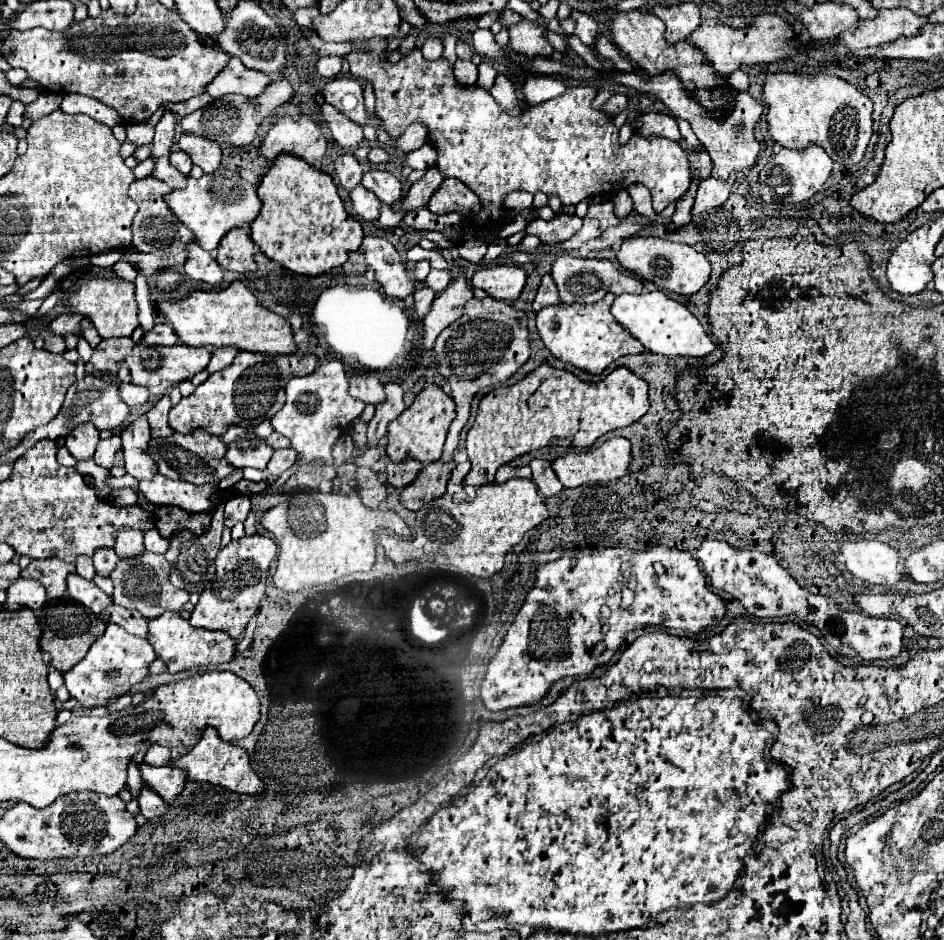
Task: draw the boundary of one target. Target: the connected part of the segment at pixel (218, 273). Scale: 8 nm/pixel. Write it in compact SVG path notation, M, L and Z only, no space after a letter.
M191 243L187 251L189 251L189 259L185 261L185 275L191 281L219 287L223 283L223 269L217 265L211 253L201 249L197 243Z

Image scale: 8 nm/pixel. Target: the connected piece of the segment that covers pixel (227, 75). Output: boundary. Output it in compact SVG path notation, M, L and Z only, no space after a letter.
M231 57L225 71L221 71L221 75L217 75L213 83L209 83L209 89L205 89L205 93L215 99L229 93L251 99L251 97L261 95L269 83L271 83L269 75L247 69L237 57Z

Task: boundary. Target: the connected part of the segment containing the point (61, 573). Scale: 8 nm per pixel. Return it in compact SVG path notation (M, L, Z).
M35 559L27 569L23 569L25 579L39 579L45 587L47 597L57 601L67 597L67 575L75 573L73 563L65 563L61 559Z

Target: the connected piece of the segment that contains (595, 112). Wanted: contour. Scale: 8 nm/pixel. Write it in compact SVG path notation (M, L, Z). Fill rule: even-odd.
M369 39L369 41L361 41L361 43L367 43L371 47L371 51L353 51L347 55L347 61L351 65L351 75L357 77L357 79L365 79L365 81L371 81L373 87L375 87L375 95L377 95L377 105L375 105L375 113L377 117L383 121L383 125L387 127L387 133L397 139L411 123L423 123L427 129L429 129L429 141L431 145L437 149L439 153L439 171L445 175L445 177L457 177L461 179L475 195L479 195L481 199L481 213L475 217L475 225L479 231L495 231L495 227L501 227L507 223L507 209L503 207L503 199L511 193L511 191L527 191L527 193L537 193L537 191L543 191L545 195L557 195L561 199L563 205L577 205L579 201L583 199L589 199L593 195L603 195L603 197L613 197L619 189L627 189L629 185L633 183L641 183L645 185L649 191L651 191L651 197L653 197L653 209L655 213L661 213L669 203L681 199L685 195L685 191L689 189L689 165L685 163L685 151L681 151L681 147L675 143L675 141L669 141L669 139L663 139L663 137L641 137L641 135L633 135L629 139L627 145L619 145L619 129L613 125L613 119L605 113L605 111L599 111L599 109L593 109L591 107L591 101L595 99L597 91L593 87L573 87L573 89L567 89L561 97L555 97L551 101L545 101L545 103L539 103L539 105L529 105L529 103L521 103L521 113L519 115L509 115L505 113L497 103L495 99L491 97L491 93L483 87L477 87L477 85L471 85L471 87L463 87L455 81L453 77L453 69L451 65L441 57L437 61L427 61L419 49L413 49L409 53L409 57L403 57L399 59L397 63L389 63L387 59L383 59L383 53L385 53L385 47L387 47L387 41L385 39Z

